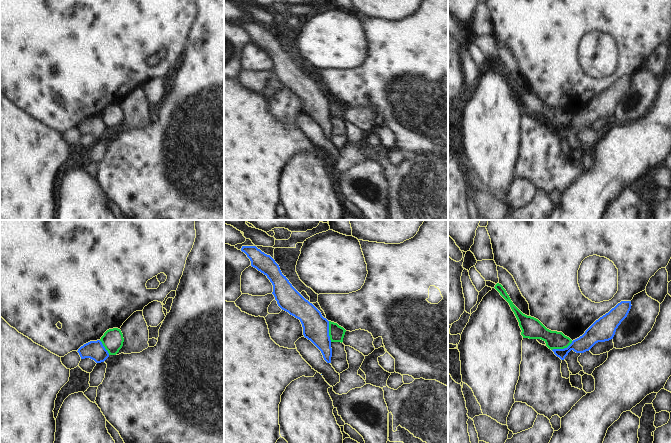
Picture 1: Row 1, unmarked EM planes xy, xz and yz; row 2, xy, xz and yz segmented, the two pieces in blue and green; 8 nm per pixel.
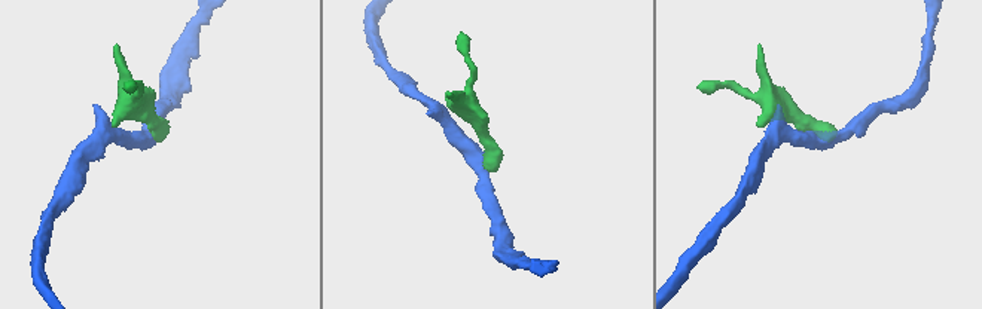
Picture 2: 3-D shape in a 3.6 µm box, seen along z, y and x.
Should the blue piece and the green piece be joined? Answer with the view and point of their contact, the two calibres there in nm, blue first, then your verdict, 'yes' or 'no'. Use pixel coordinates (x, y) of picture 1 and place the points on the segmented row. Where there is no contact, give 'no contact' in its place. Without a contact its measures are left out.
yz (562, 349) | 130/140 nm | no

